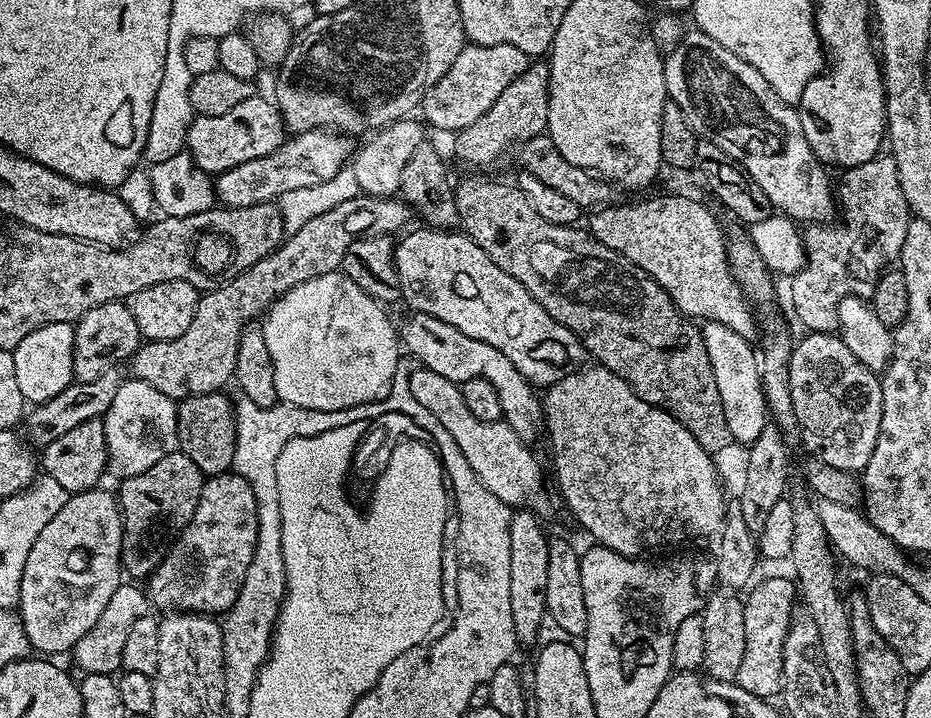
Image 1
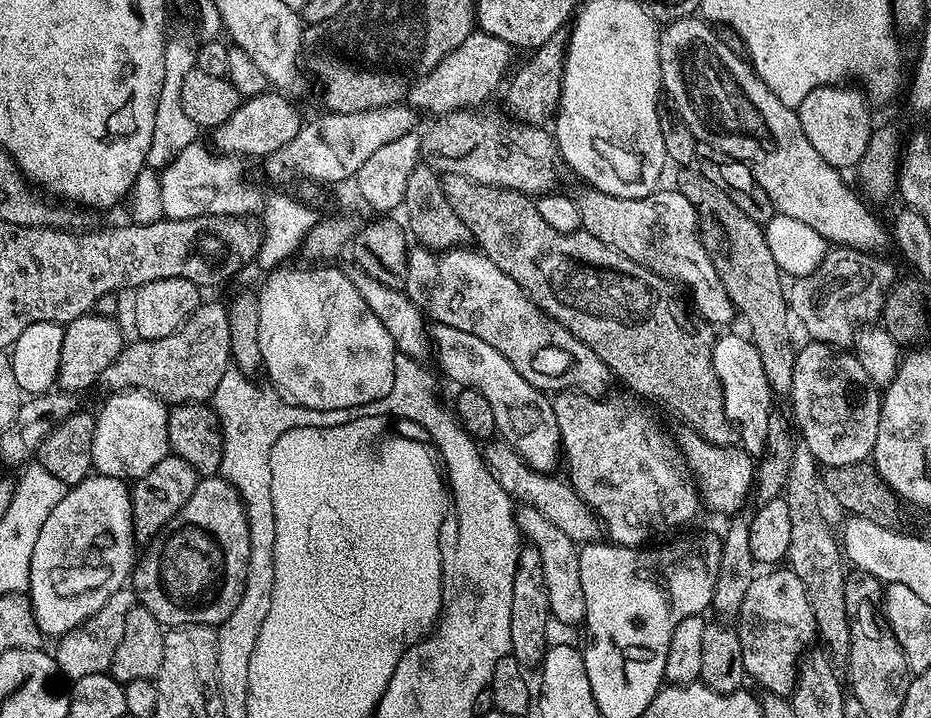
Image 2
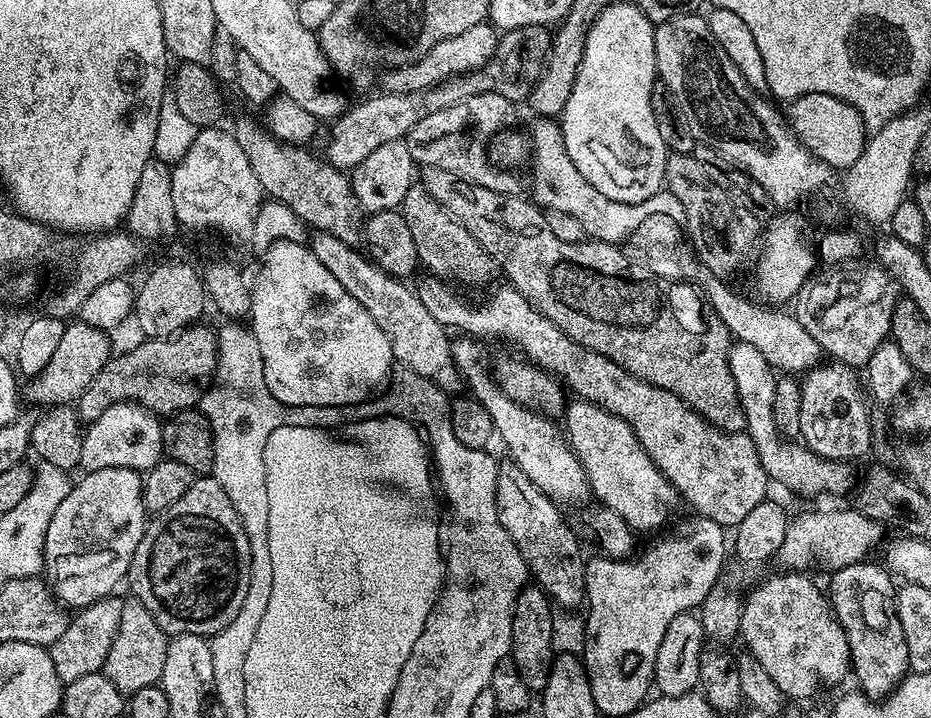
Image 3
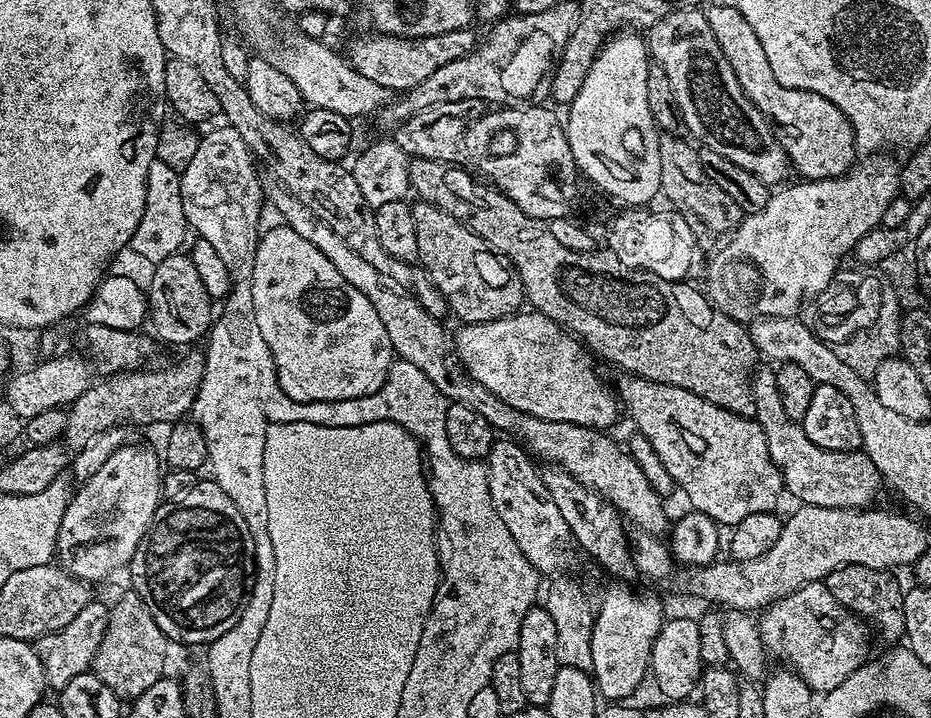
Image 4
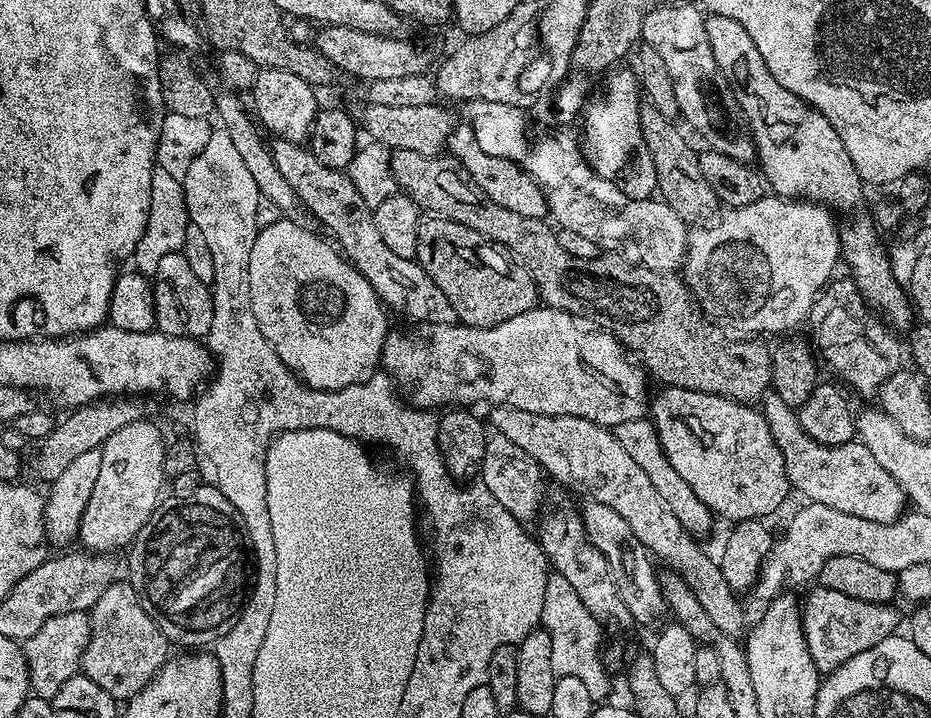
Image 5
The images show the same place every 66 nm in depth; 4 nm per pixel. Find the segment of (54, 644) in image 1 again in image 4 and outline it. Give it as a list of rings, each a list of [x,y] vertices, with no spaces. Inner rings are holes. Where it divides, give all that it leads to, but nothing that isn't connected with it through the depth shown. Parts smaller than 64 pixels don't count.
[[[125,442],[121,448],[117,448],[114,454],[110,454],[110,458],[106,458],[105,464],[98,469],[98,474],[94,474],[90,479],[83,481],[79,485],[80,489],[71,493],[68,505],[66,506],[66,514],[62,514],[62,522],[58,530],[58,538],[56,539],[56,551],[58,553],[58,563],[60,567],[65,568],[71,576],[77,576],[79,580],[85,582],[93,582],[92,580],[104,580],[111,572],[116,572],[120,567],[131,565],[132,556],[138,550],[138,546],[142,542],[142,538],[148,532],[148,527],[152,525],[154,514],[158,511],[162,503],[162,460],[159,455],[156,456],[152,452],[147,452],[140,444],[132,444]]]

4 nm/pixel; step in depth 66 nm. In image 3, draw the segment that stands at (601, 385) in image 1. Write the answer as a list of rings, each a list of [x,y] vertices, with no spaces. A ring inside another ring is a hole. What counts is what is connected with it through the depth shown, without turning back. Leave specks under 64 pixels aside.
[[[579,398],[573,401],[563,413],[562,424],[566,429],[566,439],[584,468],[591,495],[595,499],[597,496],[603,507],[614,510],[614,514],[618,514],[618,518],[626,521],[637,534],[652,532],[664,523],[667,525],[676,500],[678,504],[676,487],[656,469],[632,427],[599,404],[590,404]]]

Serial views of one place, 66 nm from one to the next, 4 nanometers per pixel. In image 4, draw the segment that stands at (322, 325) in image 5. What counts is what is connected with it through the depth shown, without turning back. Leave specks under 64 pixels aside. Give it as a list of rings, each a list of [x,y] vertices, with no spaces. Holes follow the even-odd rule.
[[[287,226],[263,233],[256,243],[252,293],[258,330],[262,330],[266,346],[270,346],[276,378],[289,398],[299,404],[342,402],[374,394],[384,385],[388,367],[394,362],[386,326],[382,326],[374,306],[370,306],[370,298],[362,290],[354,290],[318,246],[306,242],[306,238],[294,234]]]

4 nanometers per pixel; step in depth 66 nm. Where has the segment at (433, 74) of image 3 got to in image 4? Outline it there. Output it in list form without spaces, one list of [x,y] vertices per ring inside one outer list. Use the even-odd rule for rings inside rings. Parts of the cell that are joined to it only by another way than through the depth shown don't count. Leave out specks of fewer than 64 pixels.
[[[471,27],[459,28],[457,32],[434,34],[421,40],[407,40],[404,36],[386,36],[371,34],[365,40],[352,40],[348,44],[346,59],[351,68],[364,74],[371,81],[381,86],[393,88],[403,94],[409,88],[418,86],[438,70],[438,66],[446,66],[446,62],[454,62],[454,58],[462,58],[467,52],[477,47],[478,36],[472,33]]]

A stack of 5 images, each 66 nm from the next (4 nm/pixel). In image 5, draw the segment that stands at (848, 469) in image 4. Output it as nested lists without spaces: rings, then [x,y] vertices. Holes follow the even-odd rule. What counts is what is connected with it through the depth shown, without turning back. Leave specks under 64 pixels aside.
[[[774,390],[764,397],[762,411],[770,426],[770,434],[774,434],[774,442],[778,442],[778,450],[782,450],[789,485],[795,491],[797,488],[805,496],[805,501],[842,510],[842,514],[854,514],[854,518],[866,518],[866,522],[892,524],[905,515],[906,497],[902,486],[877,463],[859,439],[853,438],[838,446],[812,440],[800,425],[797,409],[786,406]]]

